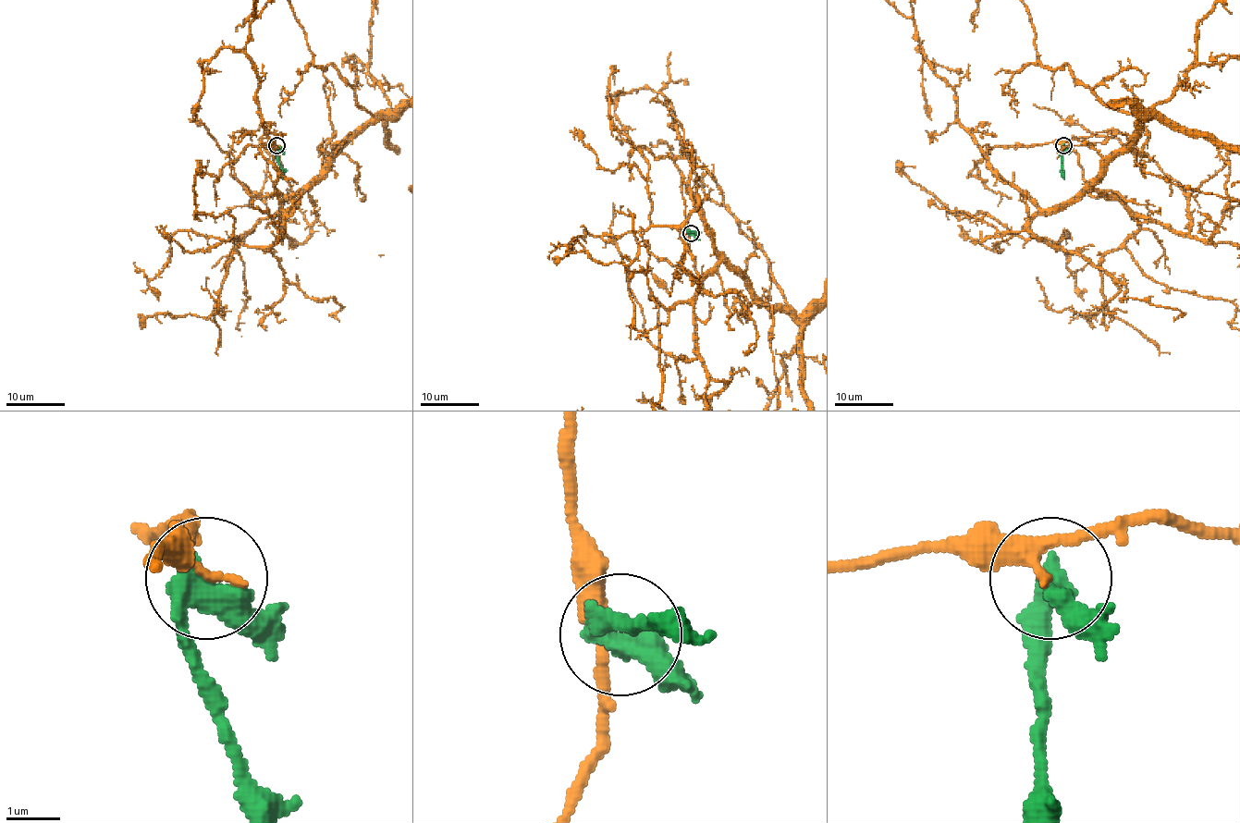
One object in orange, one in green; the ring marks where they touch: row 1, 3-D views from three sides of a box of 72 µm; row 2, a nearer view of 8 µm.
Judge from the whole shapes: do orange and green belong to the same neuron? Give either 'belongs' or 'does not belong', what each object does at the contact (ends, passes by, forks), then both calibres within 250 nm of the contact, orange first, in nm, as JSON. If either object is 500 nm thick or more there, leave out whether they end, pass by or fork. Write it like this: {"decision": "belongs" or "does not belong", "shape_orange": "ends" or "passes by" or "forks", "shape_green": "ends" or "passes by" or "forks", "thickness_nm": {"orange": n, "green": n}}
{"decision": "does not belong", "shape_orange": "passes by", "shape_green": "passes by", "thickness_nm": {"orange": 280, "green": 440}}

